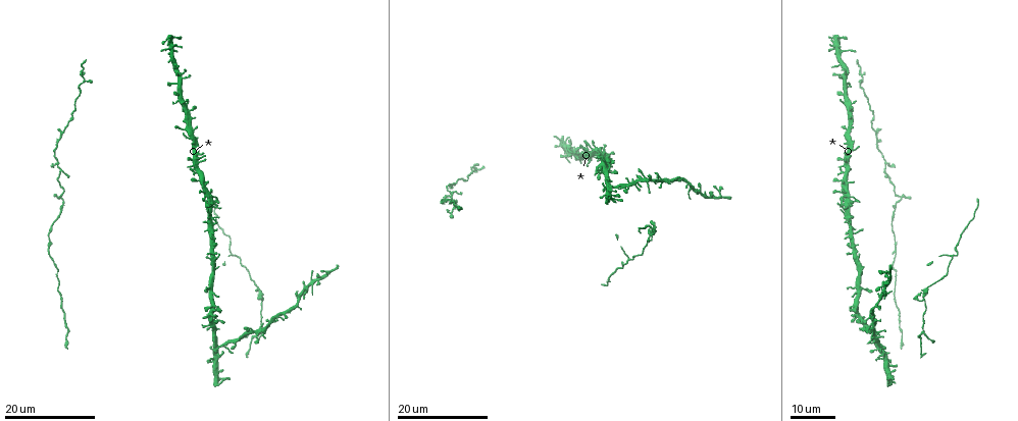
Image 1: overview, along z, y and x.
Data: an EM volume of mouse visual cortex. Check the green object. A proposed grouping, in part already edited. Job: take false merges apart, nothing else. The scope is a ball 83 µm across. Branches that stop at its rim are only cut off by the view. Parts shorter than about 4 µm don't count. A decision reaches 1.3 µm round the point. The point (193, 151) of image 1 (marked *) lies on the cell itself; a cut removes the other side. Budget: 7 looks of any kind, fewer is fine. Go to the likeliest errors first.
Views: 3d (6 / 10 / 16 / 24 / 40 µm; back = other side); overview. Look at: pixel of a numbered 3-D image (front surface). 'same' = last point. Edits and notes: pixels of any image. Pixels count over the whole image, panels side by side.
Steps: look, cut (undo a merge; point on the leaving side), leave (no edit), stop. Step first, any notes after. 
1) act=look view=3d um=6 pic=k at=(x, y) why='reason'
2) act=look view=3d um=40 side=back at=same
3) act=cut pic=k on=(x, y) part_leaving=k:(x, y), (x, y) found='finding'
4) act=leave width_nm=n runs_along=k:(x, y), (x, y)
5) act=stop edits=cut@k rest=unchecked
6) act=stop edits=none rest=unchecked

act=look view=3d um=24 pic=1 at=(951, 255) why='three-way junction'

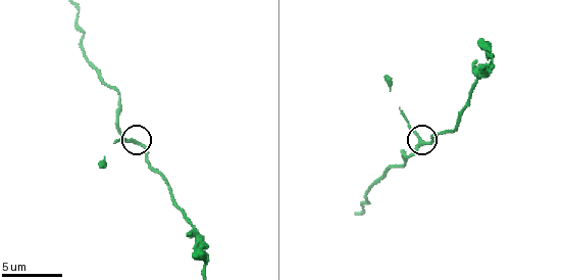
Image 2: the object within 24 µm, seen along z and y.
act=look view=3d um=6 pic=2 at=(420, 143)

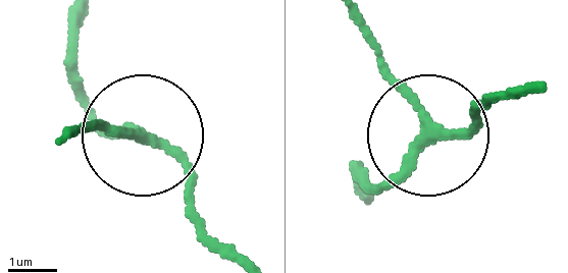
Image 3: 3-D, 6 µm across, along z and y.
act=leave runs_along=3:(230, 254), (146, 132), (64, 132) found='continuous, no second cell'

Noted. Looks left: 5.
act=look view=3d um=10 pic=2 at=(494, 65) why='calibre changes'

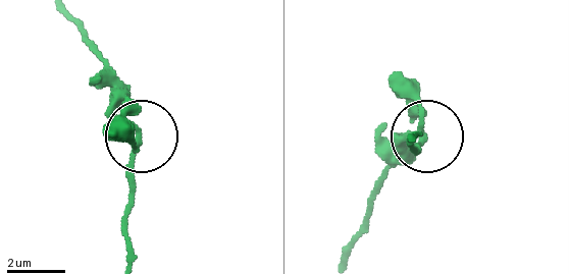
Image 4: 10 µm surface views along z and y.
act=leave width_nm=170 found='all the same cell'

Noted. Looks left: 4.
act=look view=3d um=24 pic=1 at=(254, 331) why='three-way junction'

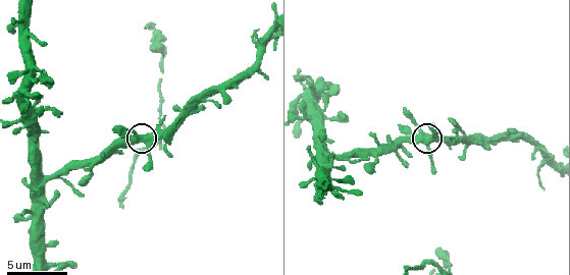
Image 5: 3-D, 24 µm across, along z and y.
act=look view=3d um=10 pic=5 at=(143, 139)

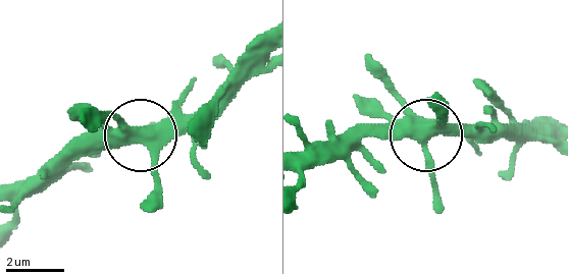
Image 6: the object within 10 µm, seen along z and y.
act=leave width_nm=420 found='continuous, no second cell'

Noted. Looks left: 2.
act=stop edits=none rest=unchecked

